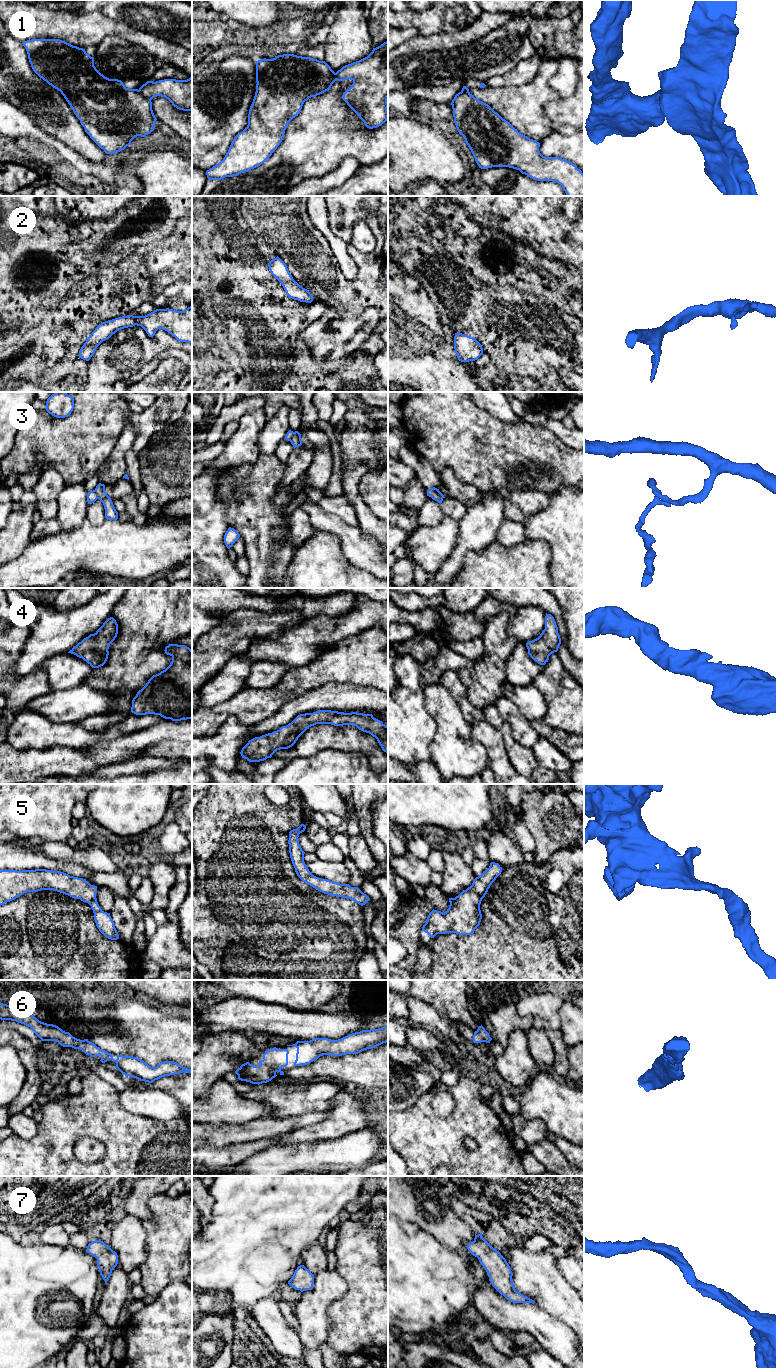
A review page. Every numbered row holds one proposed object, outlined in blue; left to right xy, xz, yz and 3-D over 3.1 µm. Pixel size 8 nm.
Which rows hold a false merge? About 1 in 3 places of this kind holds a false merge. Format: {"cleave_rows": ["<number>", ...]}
{"cleave_rows": ["1", "3"]}

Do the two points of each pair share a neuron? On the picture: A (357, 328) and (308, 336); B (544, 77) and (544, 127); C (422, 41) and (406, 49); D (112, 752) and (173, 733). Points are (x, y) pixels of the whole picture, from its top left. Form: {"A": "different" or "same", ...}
{"A": "same", "B": "same", "C": "same", "D": "same"}

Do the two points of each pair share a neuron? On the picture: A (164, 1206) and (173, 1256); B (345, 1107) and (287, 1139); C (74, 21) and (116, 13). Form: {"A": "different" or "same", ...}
{"A": "same", "B": "same", "C": "different"}

